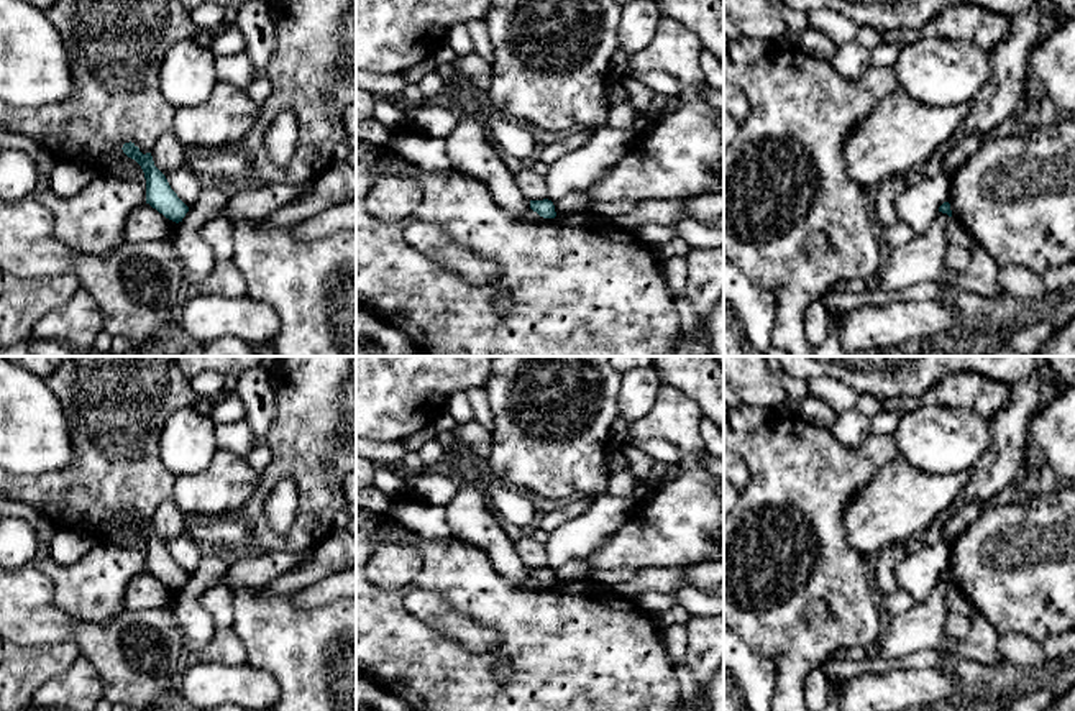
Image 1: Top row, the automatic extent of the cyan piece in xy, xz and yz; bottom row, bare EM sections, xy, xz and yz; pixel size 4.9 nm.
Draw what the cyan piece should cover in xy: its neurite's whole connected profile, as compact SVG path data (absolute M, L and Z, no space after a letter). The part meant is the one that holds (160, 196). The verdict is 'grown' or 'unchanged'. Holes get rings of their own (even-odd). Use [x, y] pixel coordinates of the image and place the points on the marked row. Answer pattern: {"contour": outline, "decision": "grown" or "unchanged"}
{"contour": "M125 143L123 153L135 159L146 179L146 204L162 213L166 218L179 223L189 212L189 207L171 189L166 176L154 166L151 153L143 154L135 143Z", "decision": "unchanged"}

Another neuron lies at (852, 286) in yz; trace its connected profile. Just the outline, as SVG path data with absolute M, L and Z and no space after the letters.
M847 279L832 286L830 292L849 292L849 294L862 294L868 291L867 281L863 279Z

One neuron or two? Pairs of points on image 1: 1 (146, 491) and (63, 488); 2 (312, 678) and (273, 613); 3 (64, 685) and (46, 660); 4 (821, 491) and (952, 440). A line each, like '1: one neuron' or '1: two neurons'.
1: one neuron
2: one neuron
3: two neurons
4: two neurons

